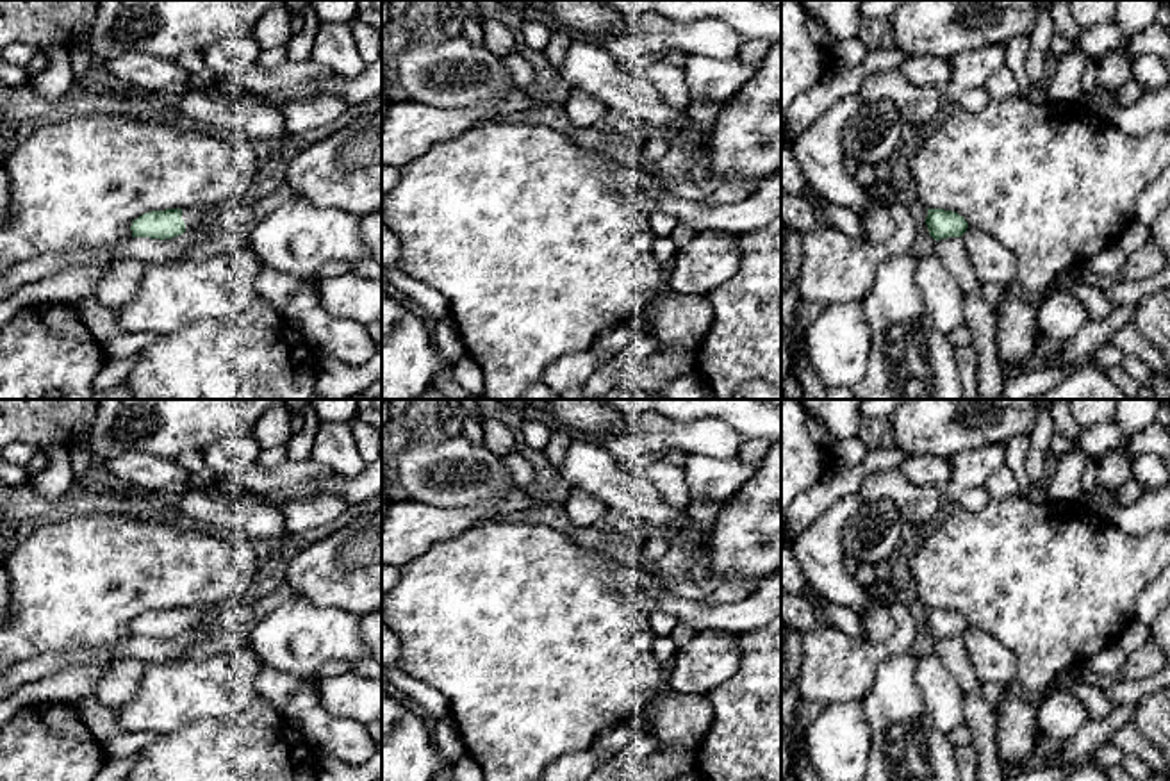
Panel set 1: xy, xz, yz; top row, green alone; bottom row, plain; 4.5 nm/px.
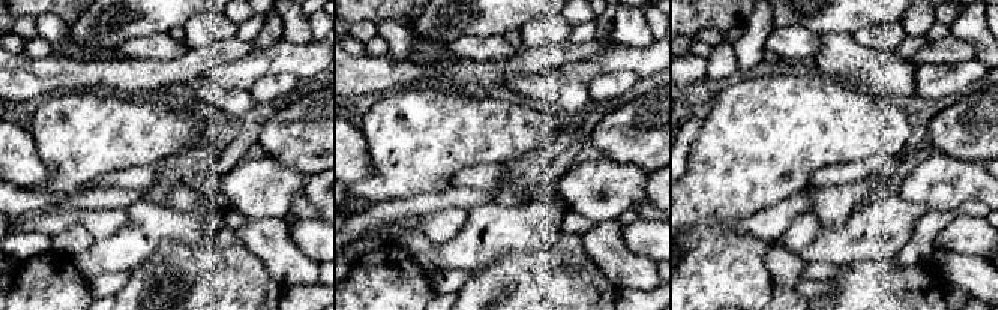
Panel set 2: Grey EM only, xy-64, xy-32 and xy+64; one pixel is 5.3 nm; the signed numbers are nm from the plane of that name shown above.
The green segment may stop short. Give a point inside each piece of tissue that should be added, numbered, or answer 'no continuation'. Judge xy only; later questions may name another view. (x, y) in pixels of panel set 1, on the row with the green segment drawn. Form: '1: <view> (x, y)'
1: xy (191, 216)

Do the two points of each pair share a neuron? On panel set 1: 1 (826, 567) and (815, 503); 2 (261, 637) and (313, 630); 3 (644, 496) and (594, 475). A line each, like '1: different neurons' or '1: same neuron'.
1: different neurons
2: same neuron
3: same neuron

